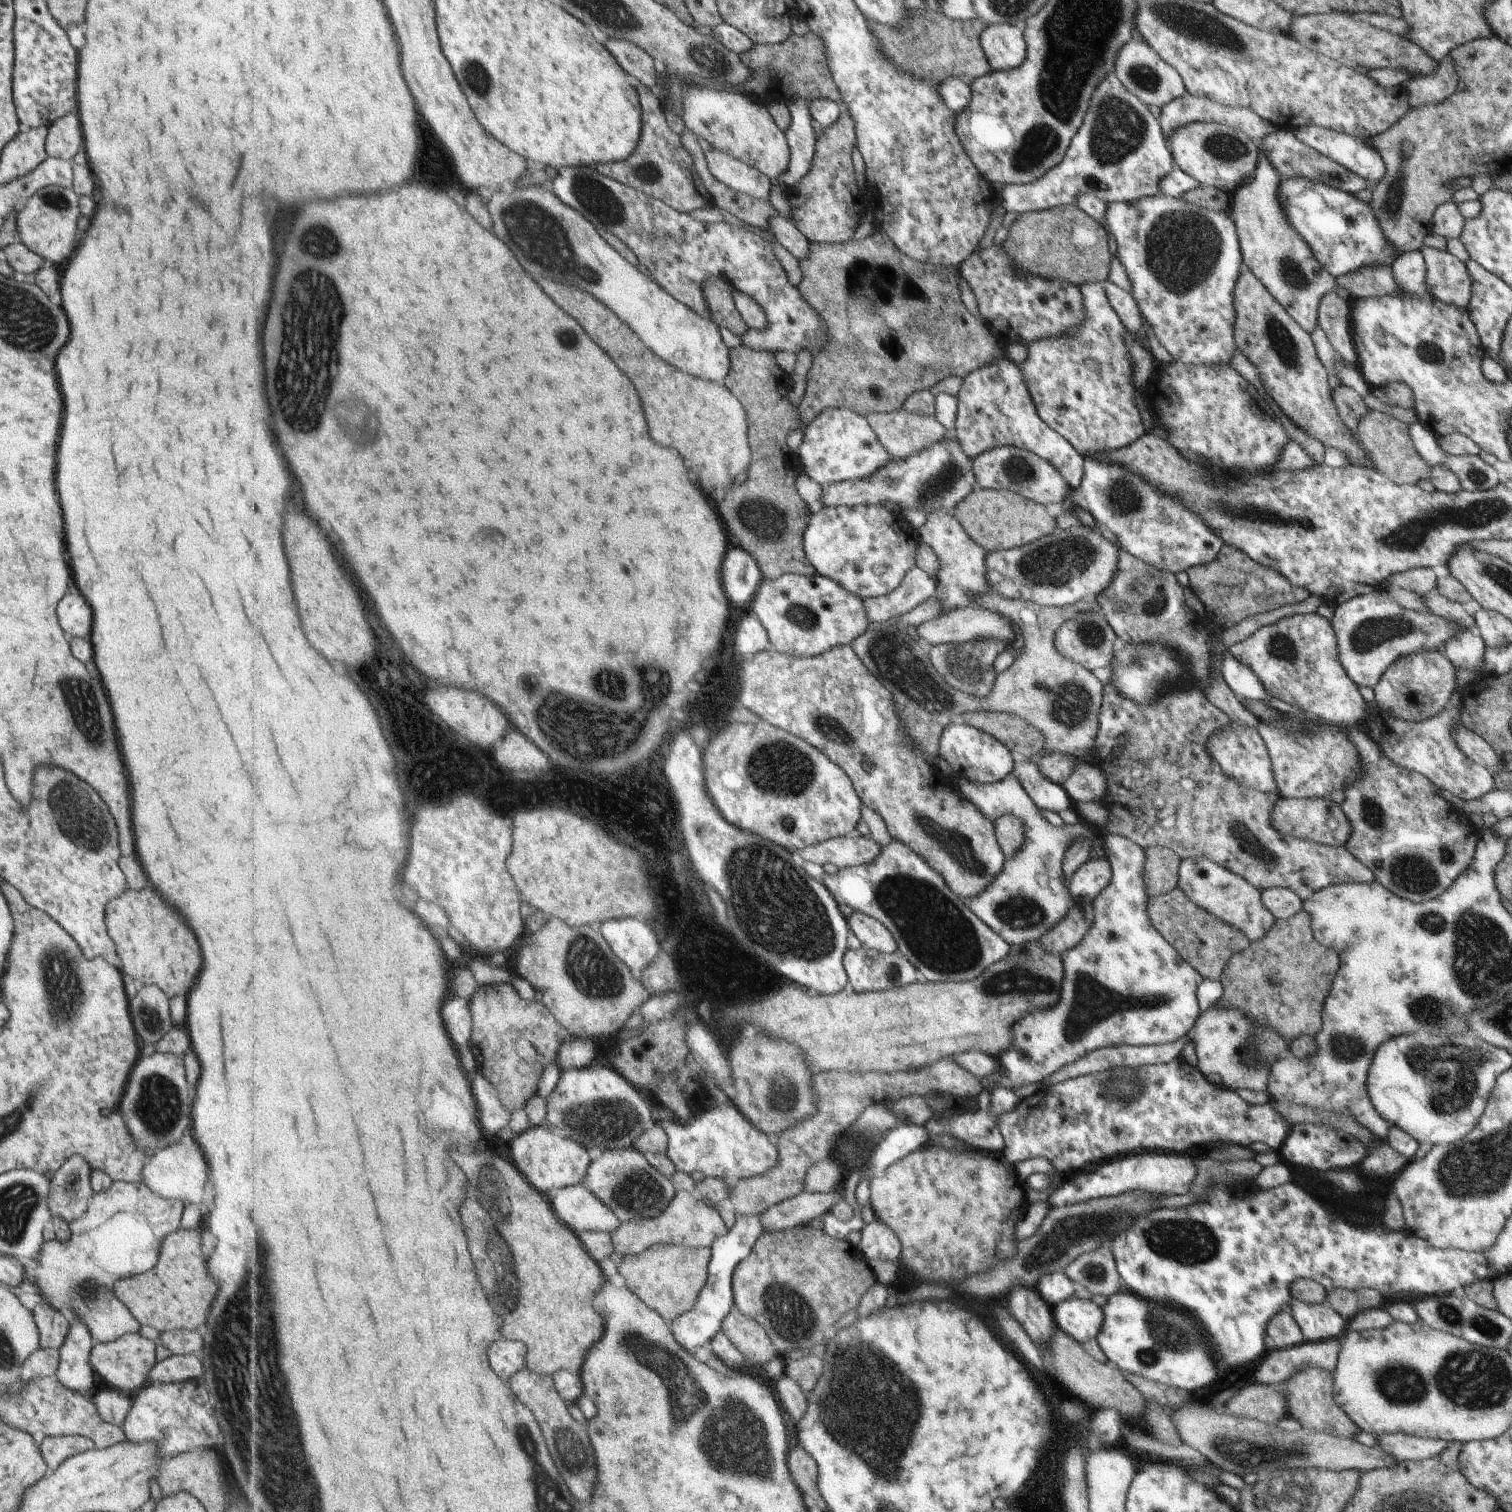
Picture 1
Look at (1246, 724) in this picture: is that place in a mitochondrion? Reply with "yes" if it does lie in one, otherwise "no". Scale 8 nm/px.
no

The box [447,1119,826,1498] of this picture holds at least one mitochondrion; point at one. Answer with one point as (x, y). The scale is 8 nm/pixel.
(687, 1392)

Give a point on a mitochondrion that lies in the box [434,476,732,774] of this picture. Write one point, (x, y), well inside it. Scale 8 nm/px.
(574, 731)

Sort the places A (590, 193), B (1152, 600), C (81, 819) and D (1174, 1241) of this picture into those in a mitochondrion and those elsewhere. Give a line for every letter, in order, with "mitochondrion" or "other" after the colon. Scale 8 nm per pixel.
A: mitochondrion
B: mitochondrion
C: mitochondrion
D: mitochondrion

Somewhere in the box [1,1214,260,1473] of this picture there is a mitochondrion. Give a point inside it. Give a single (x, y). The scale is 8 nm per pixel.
(87, 1293)

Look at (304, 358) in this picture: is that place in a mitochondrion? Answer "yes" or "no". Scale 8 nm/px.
yes

